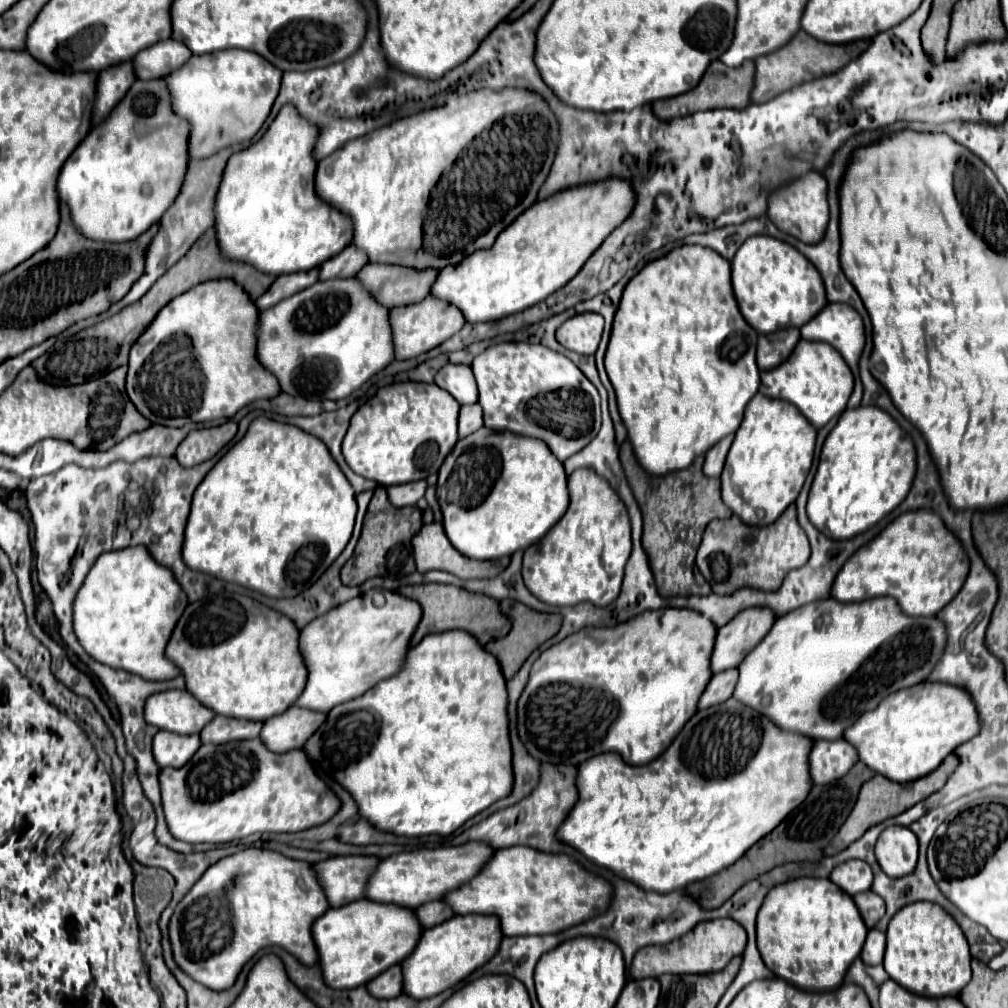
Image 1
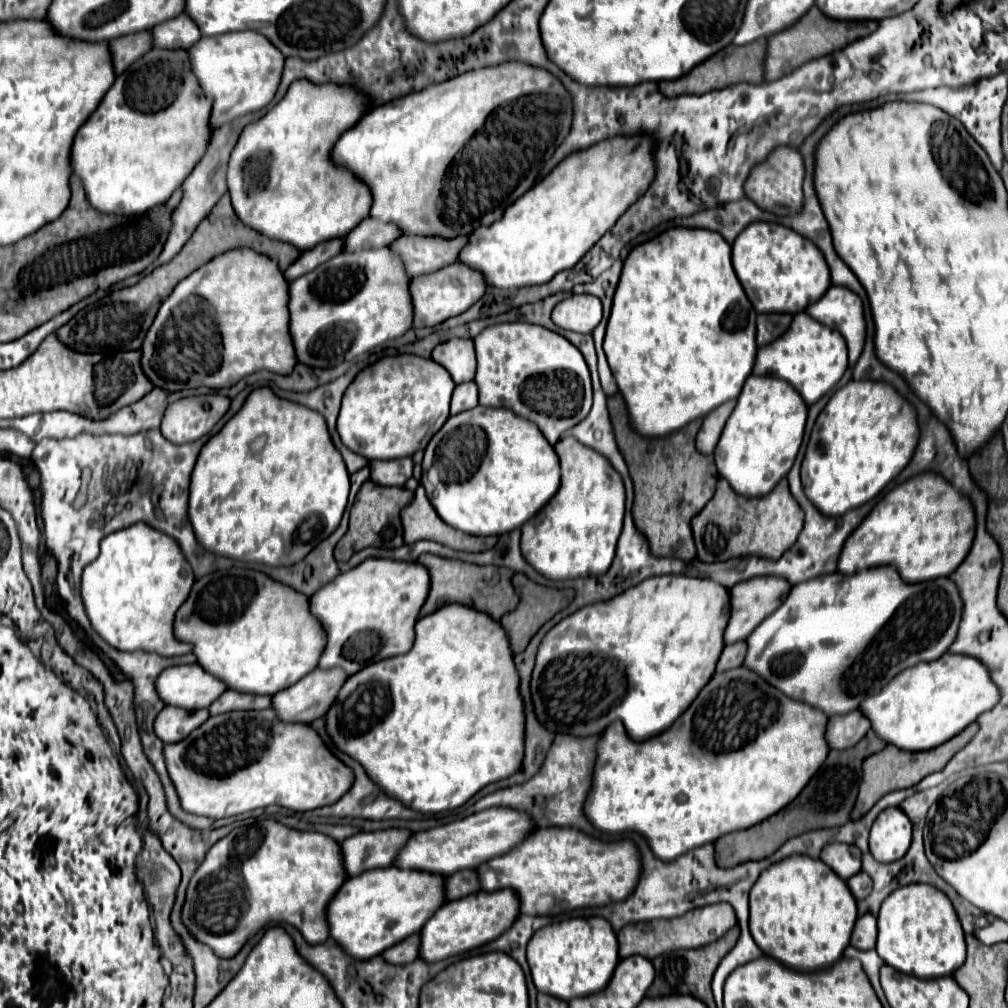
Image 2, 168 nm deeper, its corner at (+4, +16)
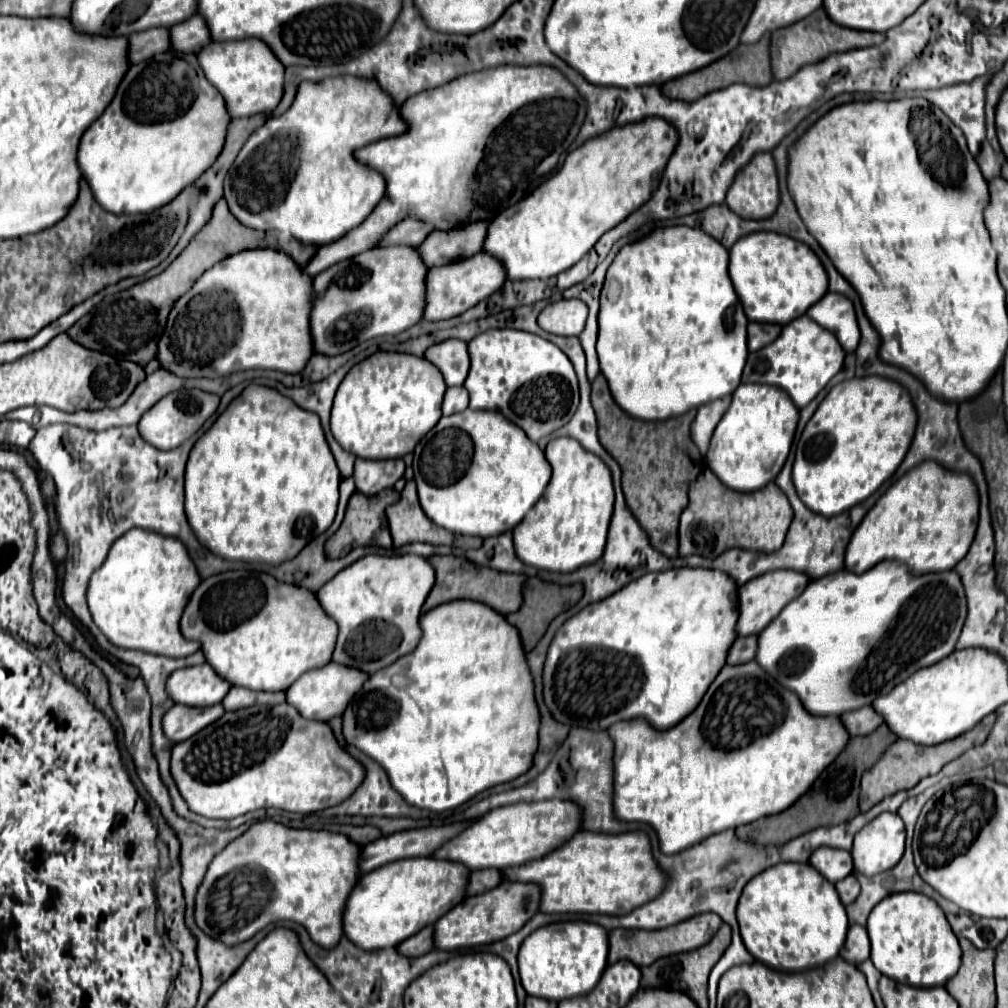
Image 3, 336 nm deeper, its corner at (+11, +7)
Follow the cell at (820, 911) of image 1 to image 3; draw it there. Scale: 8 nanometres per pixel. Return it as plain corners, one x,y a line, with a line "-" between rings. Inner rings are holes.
779,863
755,875
741,893
737,921
747,951
779,971
811,969
835,959
849,927
835,885
809,863

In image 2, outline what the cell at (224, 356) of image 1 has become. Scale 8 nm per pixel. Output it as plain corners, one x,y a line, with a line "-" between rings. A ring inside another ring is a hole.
236,248
216,256
196,272
186,276
182,282
178,282
172,294
162,302
152,326
142,340
142,372
146,372
146,378
154,388
162,388
170,394
196,390
202,386
210,390
232,388
242,378
260,370
270,370
282,376
290,374
296,366
296,356
288,336
286,296
288,282
270,258
250,248

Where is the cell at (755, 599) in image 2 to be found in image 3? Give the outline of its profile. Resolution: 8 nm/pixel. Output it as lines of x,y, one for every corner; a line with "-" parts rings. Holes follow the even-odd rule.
779,569
779,573
765,573
763,577
755,577
747,585
739,587
737,633
741,637
761,633
781,613
781,609
789,601
793,601
799,593
803,593
803,589
807,585
809,585
809,581
807,581
807,577
803,577
803,573
787,573
787,569

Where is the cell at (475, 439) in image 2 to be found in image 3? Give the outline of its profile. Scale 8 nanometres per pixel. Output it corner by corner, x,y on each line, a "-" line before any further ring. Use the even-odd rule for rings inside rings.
465,409
463,413
441,417
435,429
431,429
427,437
423,437
419,447
419,451
417,447
413,451
413,471
423,511
439,527
451,529
453,533
461,535
493,537
511,531
539,501
551,479
551,465
547,463
543,451
527,439
523,429
511,425
511,421
495,411

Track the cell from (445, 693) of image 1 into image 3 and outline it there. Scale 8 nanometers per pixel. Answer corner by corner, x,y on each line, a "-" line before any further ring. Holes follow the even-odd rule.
467,599
449,601
449,603
443,603
435,609
431,609
429,613
423,613
421,629
423,629
423,637
421,637
419,645
415,647
415,651
409,655
403,655
387,669
373,673
371,679
363,685
363,689
353,697
353,701
349,703
349,707
343,713
343,733
345,733
345,741
349,745
355,745
357,749
361,749
369,757
373,757
387,771
391,785
403,795
403,799
407,803
421,807
421,809
431,809
431,811
441,813
441,811
459,807
467,799
473,799
477,793
481,793
493,785
513,781
519,775
527,773
527,769
531,767
531,761
535,757
535,749
539,747
541,715
539,715
539,707
535,701
533,675
527,665
527,655
525,655
525,649
521,643
521,635
519,635
517,627
509,625
509,621
501,613
495,613
495,609
491,609
489,605
483,605
479,601
467,601

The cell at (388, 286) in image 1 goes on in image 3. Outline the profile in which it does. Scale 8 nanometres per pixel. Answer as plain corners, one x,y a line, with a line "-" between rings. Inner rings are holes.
477,221
475,225
467,225
467,229
451,229
451,233
433,231
417,247
417,251
421,253
427,267
467,259
483,249
483,241
487,237
487,225
489,221

